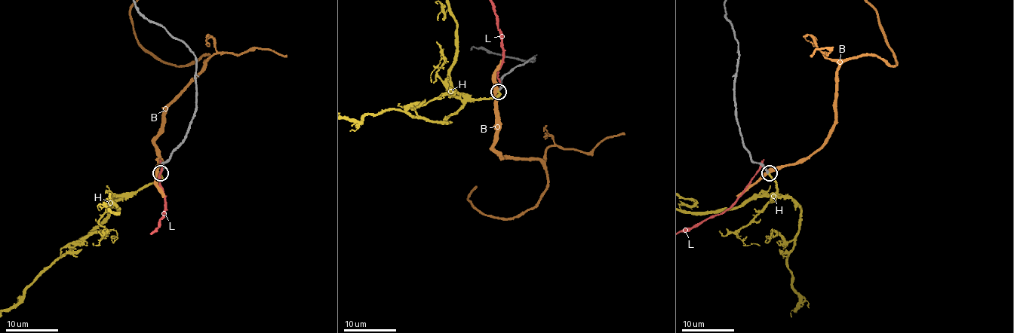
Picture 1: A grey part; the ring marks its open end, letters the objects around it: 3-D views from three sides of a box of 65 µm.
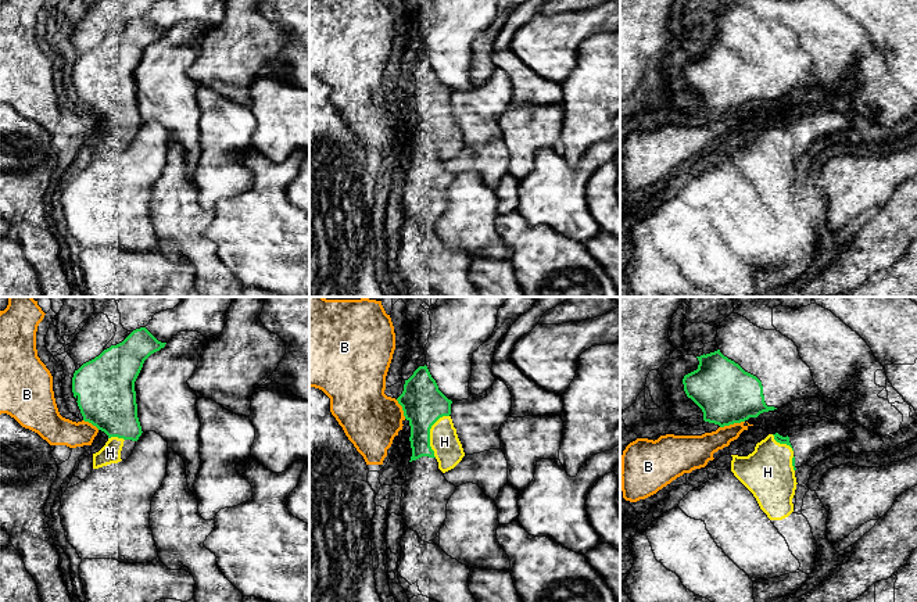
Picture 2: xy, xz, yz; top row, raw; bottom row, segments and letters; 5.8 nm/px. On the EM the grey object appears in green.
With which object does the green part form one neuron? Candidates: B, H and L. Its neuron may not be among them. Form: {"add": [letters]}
{"add": ["H"]}

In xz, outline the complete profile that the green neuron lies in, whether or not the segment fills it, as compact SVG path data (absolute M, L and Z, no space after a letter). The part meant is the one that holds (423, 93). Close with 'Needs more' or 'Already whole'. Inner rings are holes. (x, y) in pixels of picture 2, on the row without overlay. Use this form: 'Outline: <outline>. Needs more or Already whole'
Outline: M426 54L405 69L397 90L411 115L409 151L429 146L437 148L443 162L454 158L465 141L449 105L452 90L438 79Z. Needs more

